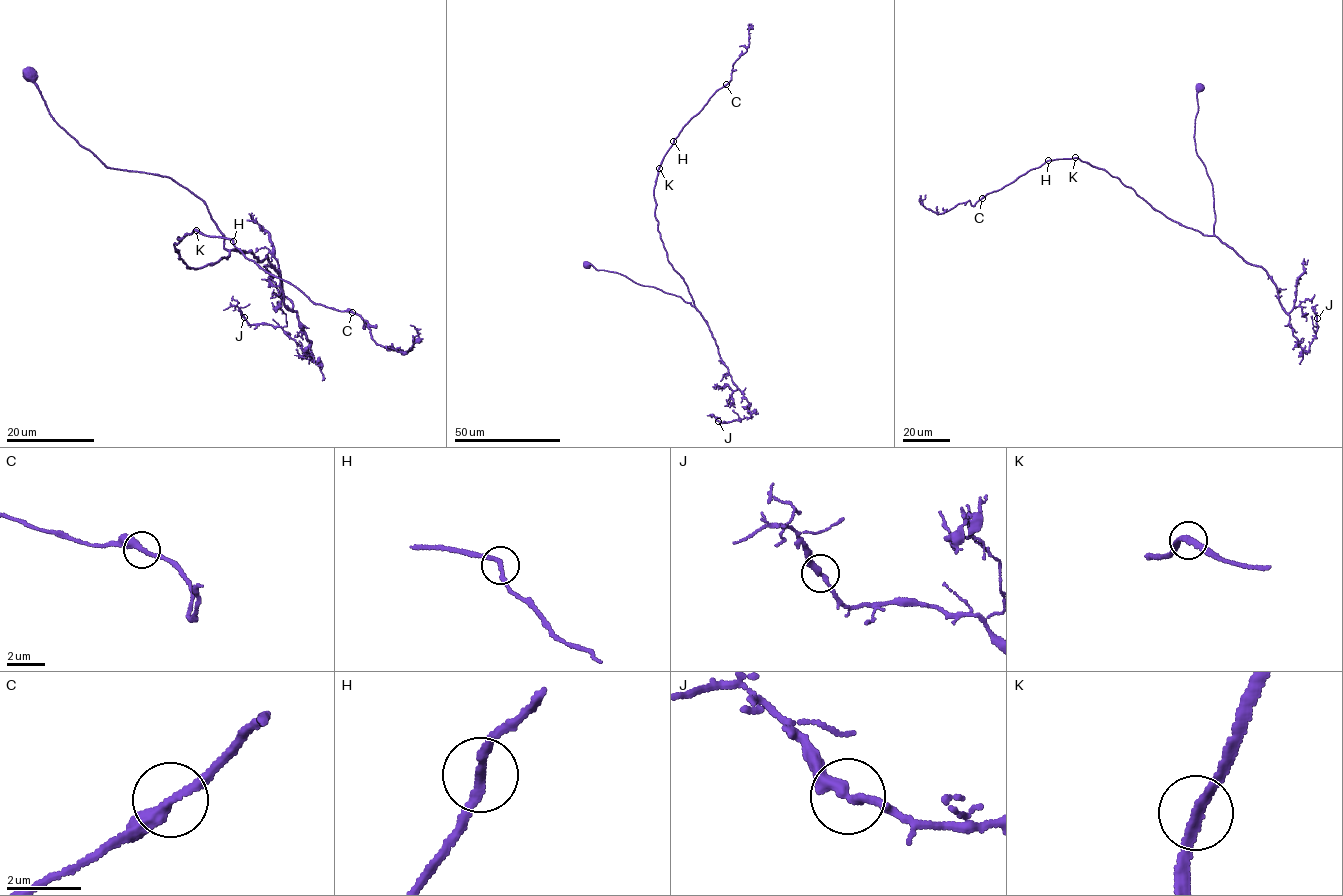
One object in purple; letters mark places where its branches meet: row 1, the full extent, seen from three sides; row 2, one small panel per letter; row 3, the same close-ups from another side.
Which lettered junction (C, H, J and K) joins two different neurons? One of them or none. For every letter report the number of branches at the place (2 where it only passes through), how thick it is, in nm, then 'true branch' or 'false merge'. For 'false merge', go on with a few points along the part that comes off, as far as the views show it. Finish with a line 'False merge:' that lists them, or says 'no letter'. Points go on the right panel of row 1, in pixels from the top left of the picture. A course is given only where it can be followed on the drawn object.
C: 2 | 280 nm | true branch
H: 2 | 190 nm | true branch
J: 2 | 280 nm | true branch
K: 2 | 240 nm | true branch
False merge: no letter

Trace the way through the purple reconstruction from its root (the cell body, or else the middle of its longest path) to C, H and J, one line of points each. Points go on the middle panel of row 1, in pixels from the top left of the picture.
C: (661, 239), (654, 197), (659, 167), (682, 127), (726, 84)
H: (661, 239), (655, 217), (654, 188), (659, 167), (674, 141)
J: (661, 239), (667, 259), (686, 285), (732, 380), (749, 403), (750, 417), (718, 421)

